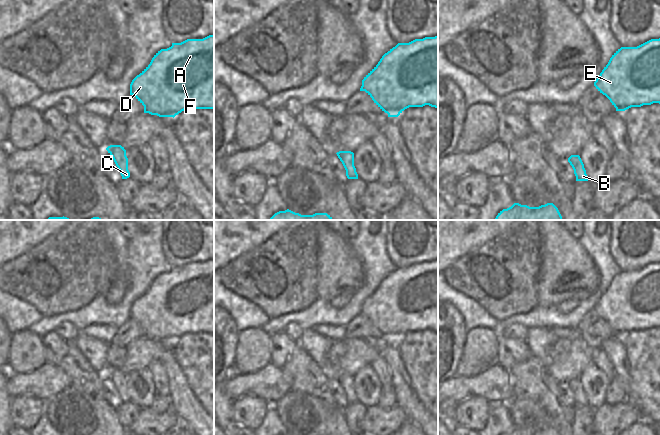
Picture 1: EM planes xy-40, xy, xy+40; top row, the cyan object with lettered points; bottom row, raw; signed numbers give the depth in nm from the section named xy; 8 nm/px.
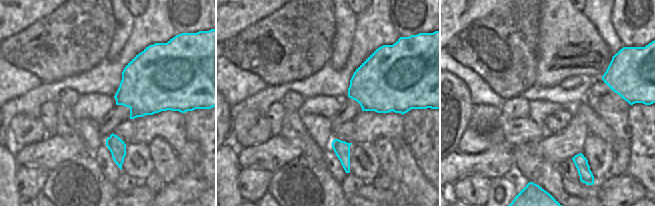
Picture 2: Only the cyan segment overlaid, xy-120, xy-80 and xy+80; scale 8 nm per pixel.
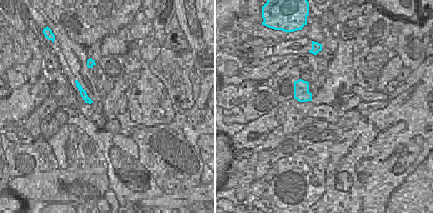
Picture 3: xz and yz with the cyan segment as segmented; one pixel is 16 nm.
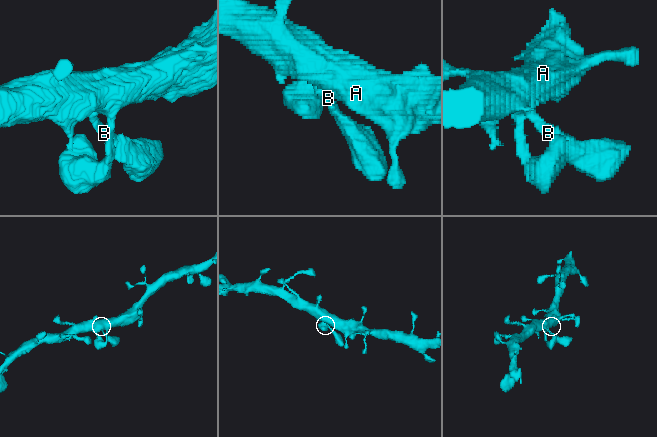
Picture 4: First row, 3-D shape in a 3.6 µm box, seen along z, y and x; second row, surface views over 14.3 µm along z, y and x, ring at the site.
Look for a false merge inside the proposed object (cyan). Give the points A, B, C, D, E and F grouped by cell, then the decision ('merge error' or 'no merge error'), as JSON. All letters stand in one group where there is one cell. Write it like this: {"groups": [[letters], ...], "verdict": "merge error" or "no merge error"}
{"groups": [["A", "B", "C", "D", "E", "F"]], "verdict": "no merge error"}

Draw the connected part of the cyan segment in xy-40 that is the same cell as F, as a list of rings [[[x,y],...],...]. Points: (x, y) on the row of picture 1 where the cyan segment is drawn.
[[[214,35],[172,43],[171,47],[158,51],[150,64],[132,80],[130,95],[144,106],[144,113],[159,117],[174,118],[185,109],[214,109]]]

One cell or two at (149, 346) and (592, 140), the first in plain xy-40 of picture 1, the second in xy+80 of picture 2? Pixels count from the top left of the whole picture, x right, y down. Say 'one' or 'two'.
two

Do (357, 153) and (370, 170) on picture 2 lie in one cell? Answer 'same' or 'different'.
same

